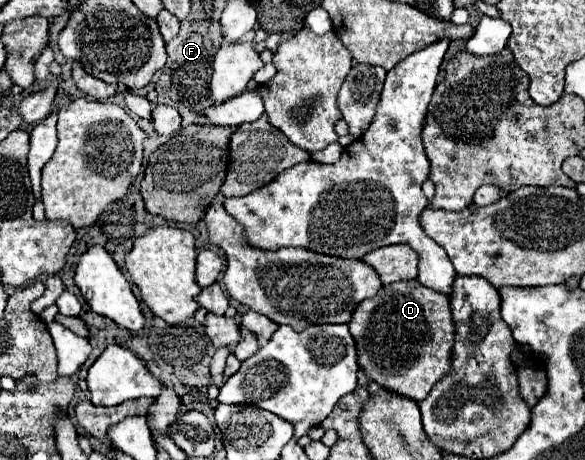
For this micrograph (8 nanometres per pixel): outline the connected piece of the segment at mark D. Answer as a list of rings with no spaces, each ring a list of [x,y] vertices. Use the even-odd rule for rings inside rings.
[[[416,279],[384,285],[374,297],[358,303],[348,327],[366,377],[414,401],[426,399],[434,383],[450,371],[454,323],[448,305],[448,297],[422,287]]]

